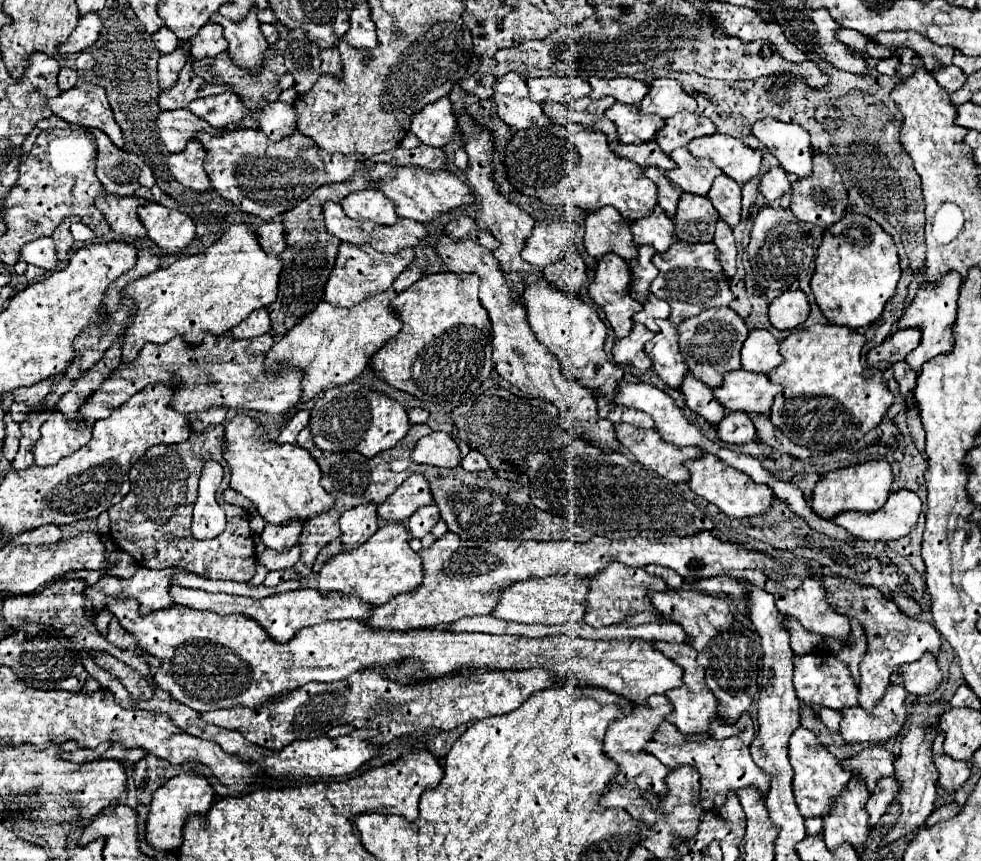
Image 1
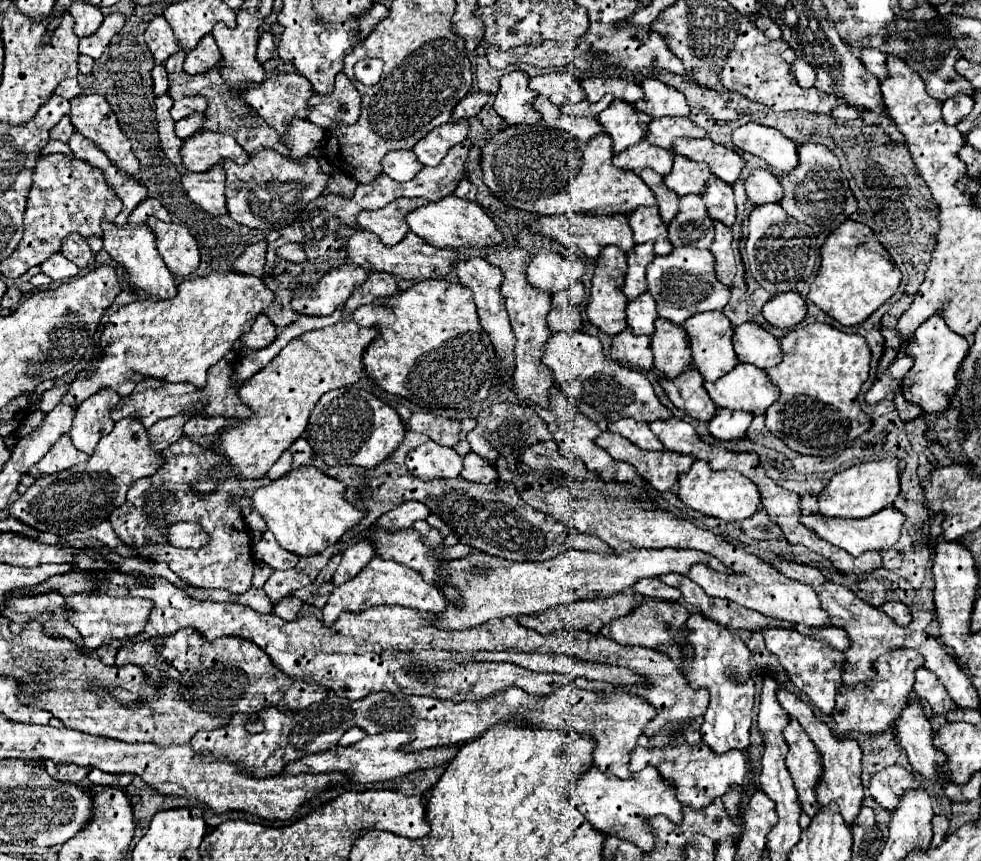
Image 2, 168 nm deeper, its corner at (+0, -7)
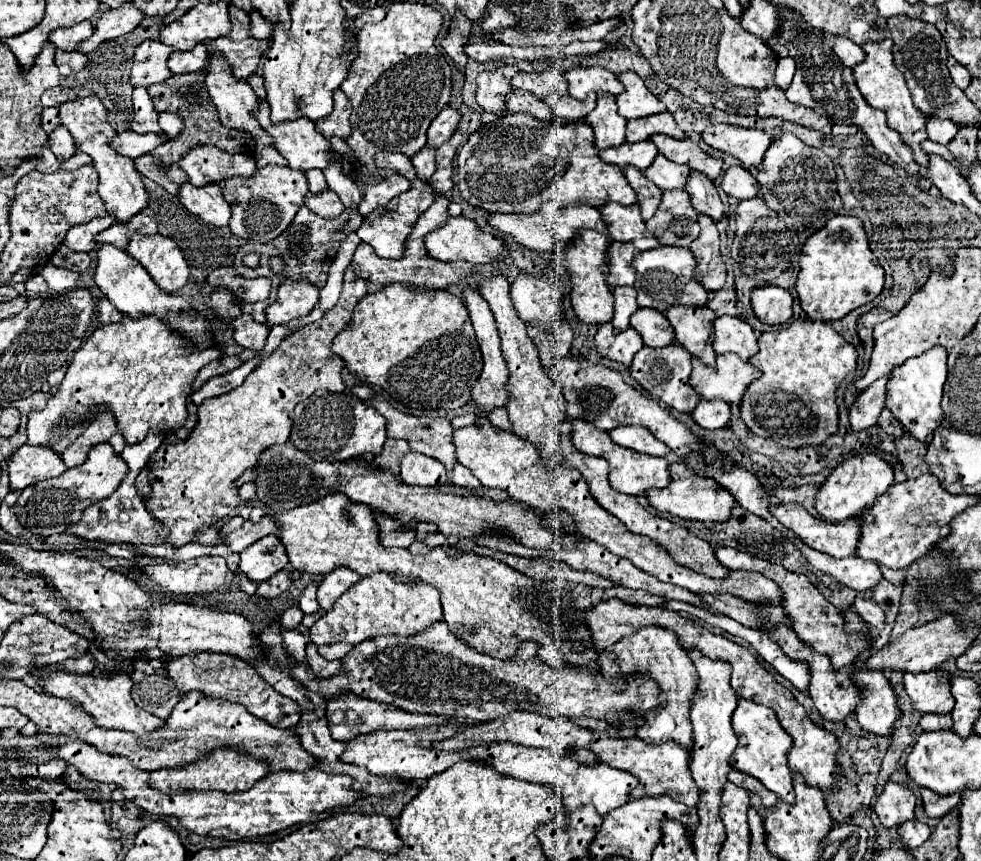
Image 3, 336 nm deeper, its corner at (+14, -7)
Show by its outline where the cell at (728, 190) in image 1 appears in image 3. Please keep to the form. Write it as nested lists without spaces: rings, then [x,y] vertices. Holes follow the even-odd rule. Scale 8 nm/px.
[[[692,171],[684,189],[686,189],[686,193],[692,199],[692,205],[700,213],[706,213],[708,217],[712,217],[712,221],[720,221],[722,219],[724,205],[722,205],[720,197],[718,197],[718,191],[716,191],[714,183],[706,175],[702,175],[698,171]]]

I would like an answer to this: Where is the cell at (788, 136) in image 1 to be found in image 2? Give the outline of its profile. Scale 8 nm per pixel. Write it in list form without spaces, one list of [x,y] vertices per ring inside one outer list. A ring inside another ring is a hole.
[[[758,123],[742,125],[740,129],[732,131],[732,143],[746,153],[758,155],[760,159],[768,161],[770,167],[782,173],[790,173],[798,165],[796,143],[774,127]]]

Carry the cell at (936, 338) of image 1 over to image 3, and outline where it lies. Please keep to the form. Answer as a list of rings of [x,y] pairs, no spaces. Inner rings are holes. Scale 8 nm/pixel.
[[[936,345],[918,357],[910,357],[892,369],[892,377],[886,385],[886,407],[902,423],[902,427],[920,441],[928,441],[942,419],[940,399],[942,387],[946,383],[946,355],[948,351]]]

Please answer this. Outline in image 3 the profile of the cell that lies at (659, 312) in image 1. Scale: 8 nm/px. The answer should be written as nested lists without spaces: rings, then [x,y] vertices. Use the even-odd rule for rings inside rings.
[[[618,287],[618,289],[612,289],[612,293],[614,293],[612,325],[614,325],[614,331],[620,333],[622,329],[630,327],[630,317],[638,309],[638,303],[636,303],[638,293],[634,287]]]

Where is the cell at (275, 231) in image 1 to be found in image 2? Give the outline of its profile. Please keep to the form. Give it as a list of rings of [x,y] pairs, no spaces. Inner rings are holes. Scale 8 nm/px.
[[[258,241],[250,245],[244,255],[232,265],[232,271],[262,277],[264,275],[264,263],[266,263],[266,241]]]

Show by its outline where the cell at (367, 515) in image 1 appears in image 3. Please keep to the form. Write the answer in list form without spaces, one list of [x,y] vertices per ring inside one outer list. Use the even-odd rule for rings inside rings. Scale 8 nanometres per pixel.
[[[338,567],[330,573],[324,575],[320,587],[318,587],[318,603],[322,609],[330,609],[330,605],[334,605],[334,601],[350,587],[358,581],[358,573],[350,571],[350,567]]]

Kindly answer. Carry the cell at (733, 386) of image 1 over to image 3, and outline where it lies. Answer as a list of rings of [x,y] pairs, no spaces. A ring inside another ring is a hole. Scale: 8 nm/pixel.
[[[734,353],[720,355],[714,369],[706,369],[700,361],[692,361],[692,367],[690,385],[702,399],[720,399],[730,405],[740,405],[748,385],[762,375],[760,369]]]

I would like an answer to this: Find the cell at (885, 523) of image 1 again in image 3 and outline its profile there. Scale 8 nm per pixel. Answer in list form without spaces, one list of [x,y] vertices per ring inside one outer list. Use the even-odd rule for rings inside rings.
[[[786,503],[786,505],[772,505],[770,507],[770,513],[788,529],[792,529],[808,547],[816,549],[816,551],[822,551],[826,555],[832,555],[832,557],[852,557],[856,555],[856,545],[860,541],[860,521],[858,519],[846,519],[842,523],[828,523],[828,521],[822,521],[814,515],[810,515],[802,505],[794,505],[794,503]]]

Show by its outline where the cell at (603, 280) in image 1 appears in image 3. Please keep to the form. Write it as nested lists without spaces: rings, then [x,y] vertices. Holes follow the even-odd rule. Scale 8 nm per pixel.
[[[594,231],[580,233],[572,241],[572,247],[564,251],[564,267],[570,271],[570,281],[572,281],[570,301],[576,311],[576,317],[586,325],[602,325],[612,321],[614,299],[610,287],[606,285],[606,273],[608,273],[606,251],[608,251],[608,235]]]

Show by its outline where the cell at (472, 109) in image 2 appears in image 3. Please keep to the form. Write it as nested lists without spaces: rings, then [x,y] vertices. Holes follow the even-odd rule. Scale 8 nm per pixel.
[[[444,107],[428,129],[428,145],[440,147],[442,143],[446,143],[452,137],[452,133],[458,129],[460,119],[462,117],[454,107]]]

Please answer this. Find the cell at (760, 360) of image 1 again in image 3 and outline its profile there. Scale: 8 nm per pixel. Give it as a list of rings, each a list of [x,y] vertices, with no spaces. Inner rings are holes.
[[[722,315],[714,323],[714,351],[718,355],[736,353],[748,361],[758,353],[758,337],[746,321]]]

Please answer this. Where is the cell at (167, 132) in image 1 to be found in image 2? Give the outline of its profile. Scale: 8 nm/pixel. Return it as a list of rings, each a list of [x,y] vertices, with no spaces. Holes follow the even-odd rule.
[[[212,131],[192,135],[190,139],[184,141],[182,147],[184,167],[192,173],[204,173],[212,169],[212,165],[218,165],[226,159],[244,165],[248,163],[248,157],[250,155],[234,141],[234,137]]]

